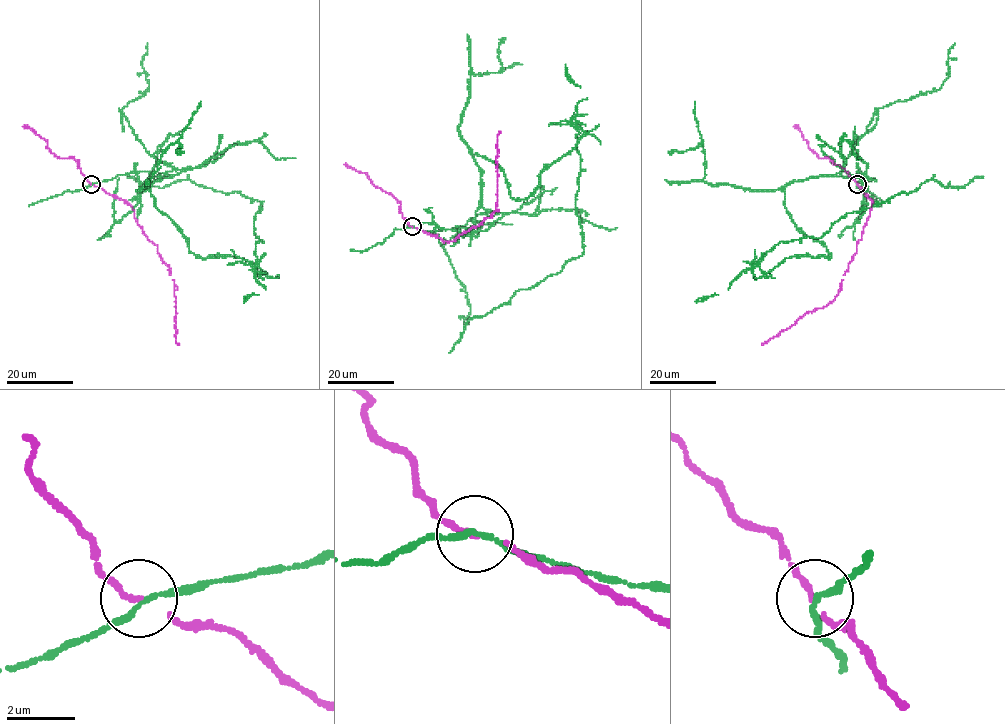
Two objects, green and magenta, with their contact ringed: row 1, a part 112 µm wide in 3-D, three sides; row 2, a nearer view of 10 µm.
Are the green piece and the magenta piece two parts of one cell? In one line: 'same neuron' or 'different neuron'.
different neuron

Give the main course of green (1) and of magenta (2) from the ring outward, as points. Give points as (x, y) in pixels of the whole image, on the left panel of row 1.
1: (91, 183), (159, 175), (155, 207), (191, 252), (246, 259), (263, 274), (262, 202), (128, 177)
2: (91, 183), (124, 200), (131, 207), (143, 232), (157, 246), (173, 281), (175, 341), (178, 344)

